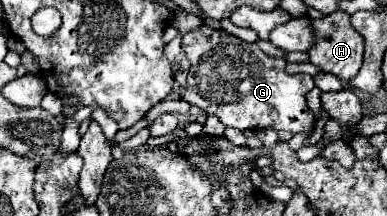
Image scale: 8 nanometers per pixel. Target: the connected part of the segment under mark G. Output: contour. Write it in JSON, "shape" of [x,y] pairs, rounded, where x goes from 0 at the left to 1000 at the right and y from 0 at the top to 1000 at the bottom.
{"shape":[[[514,120],[473,167],[468,222],[478,231],[494,315],[483,352],[483,389],[463,407],[468,463],[488,472],[494,491],[525,500],[540,537],[561,537],[576,583],[612,593],[612,602],[747,602],[752,620],[804,620],[814,602],[819,546],[798,519],[788,472],[788,435],[814,398],[798,343],[742,343],[736,333],[736,269],[700,269],[674,241],[664,204],[628,194],[612,167],[587,157],[581,139],[556,139],[540,120]]]}

